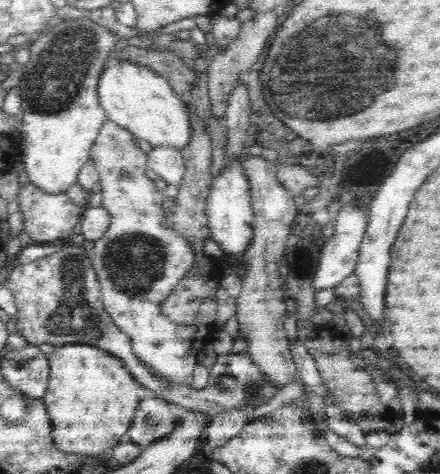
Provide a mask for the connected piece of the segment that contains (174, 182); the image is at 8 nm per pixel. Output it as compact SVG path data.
M171 148L152 149L147 154L147 168L153 170L157 174L157 177L163 180L168 186L180 186L185 173L181 153Z

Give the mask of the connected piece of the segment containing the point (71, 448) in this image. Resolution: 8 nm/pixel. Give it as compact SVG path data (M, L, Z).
M72 344L56 347L54 352L47 355L49 375L47 389L43 396L43 402L52 420L52 435L56 447L66 453L78 453L80 456L89 454L98 458L107 446L113 446L120 442L122 436L128 430L135 416L141 399L138 390L142 384L136 381L136 377L128 371L124 361L112 353L88 344Z

